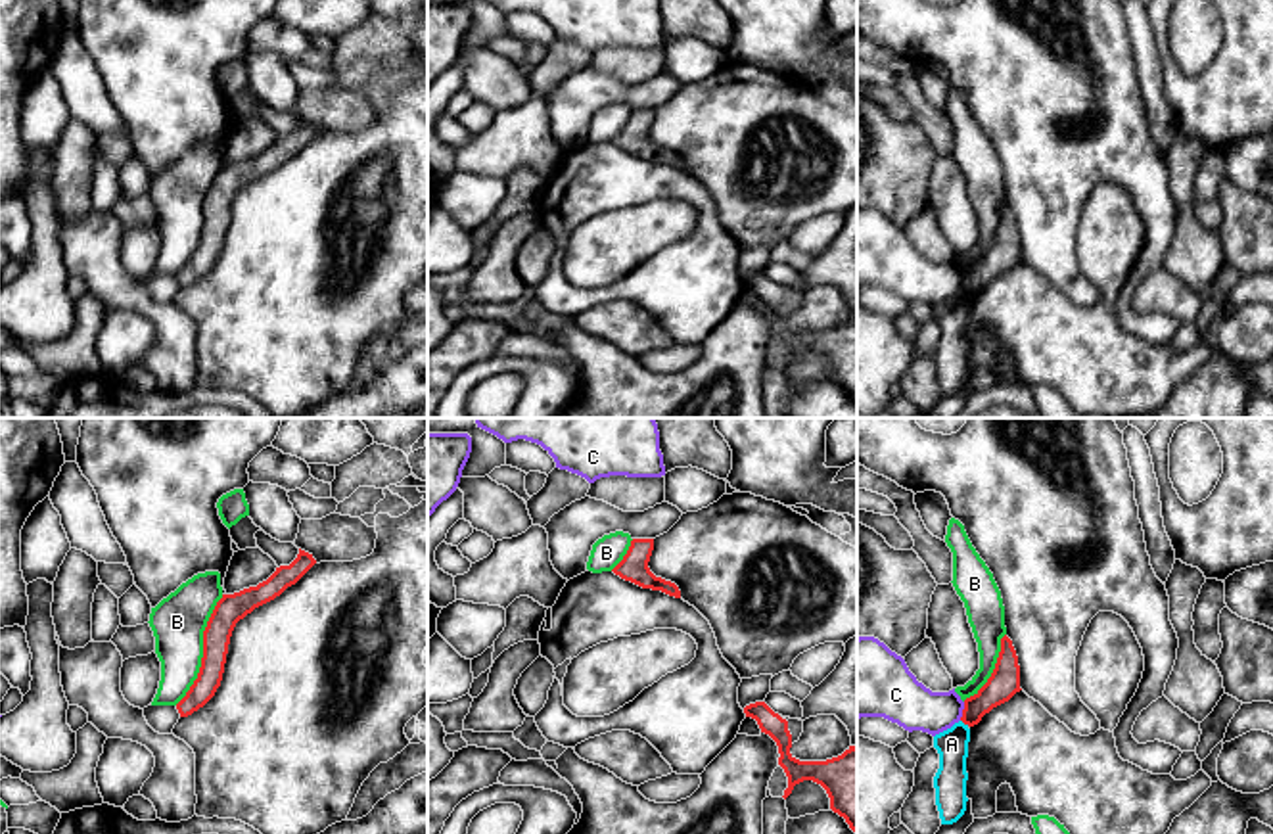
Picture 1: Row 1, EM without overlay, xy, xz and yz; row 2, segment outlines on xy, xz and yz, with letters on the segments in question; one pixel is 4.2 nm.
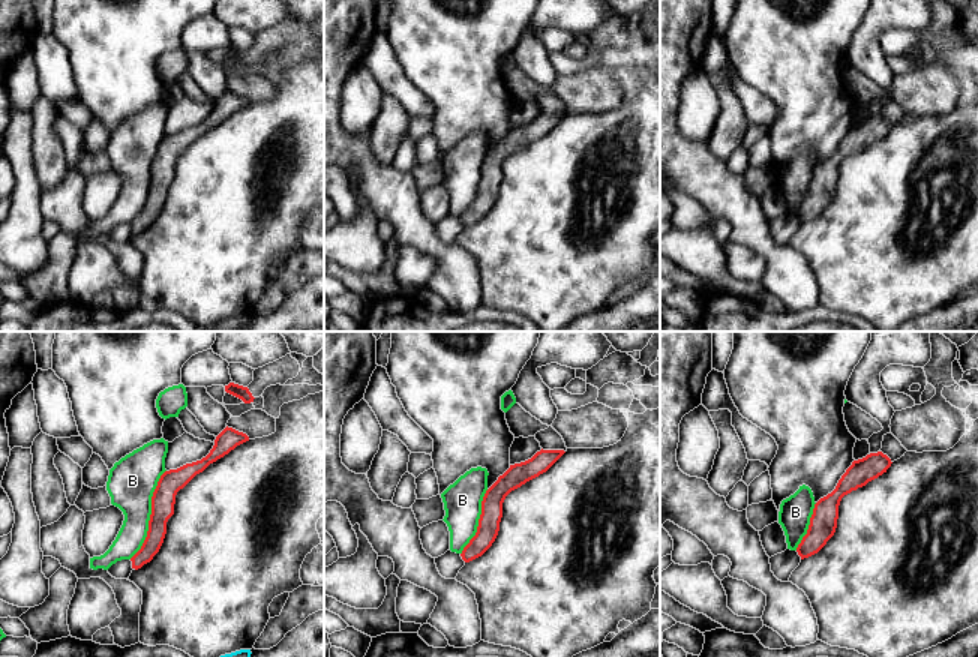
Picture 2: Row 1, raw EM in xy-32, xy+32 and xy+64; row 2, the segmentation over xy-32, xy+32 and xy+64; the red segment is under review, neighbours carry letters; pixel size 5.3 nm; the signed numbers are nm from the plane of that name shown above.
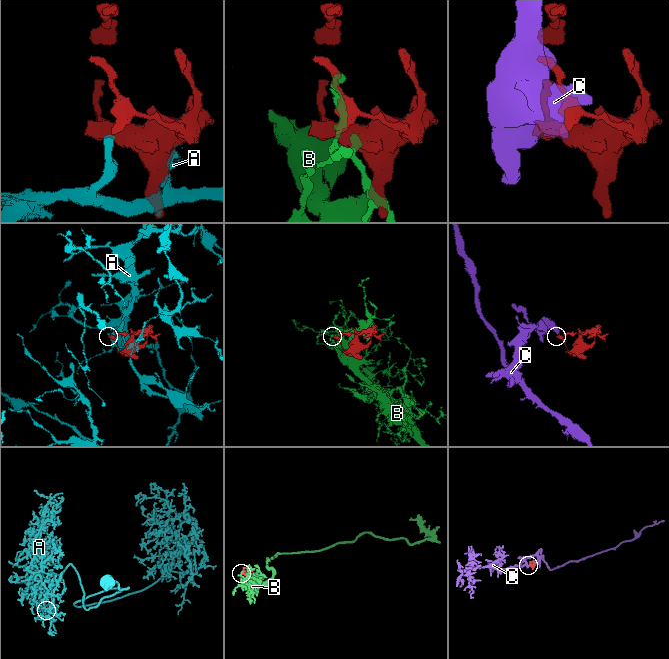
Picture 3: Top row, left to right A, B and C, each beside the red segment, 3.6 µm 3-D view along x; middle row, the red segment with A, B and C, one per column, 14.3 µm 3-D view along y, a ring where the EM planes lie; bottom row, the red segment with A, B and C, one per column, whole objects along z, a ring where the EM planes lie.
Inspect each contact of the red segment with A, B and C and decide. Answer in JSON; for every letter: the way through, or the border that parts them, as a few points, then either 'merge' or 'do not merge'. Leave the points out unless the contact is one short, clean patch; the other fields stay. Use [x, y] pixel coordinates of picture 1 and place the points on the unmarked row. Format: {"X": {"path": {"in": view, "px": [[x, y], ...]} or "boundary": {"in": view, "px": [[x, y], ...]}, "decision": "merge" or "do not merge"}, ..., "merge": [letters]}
{"A": {"boundary": {"in": "yz", "px": [[961, 290], [969, 296]]}, "decision": "do not merge"}, "B": {"decision": "do not merge"}, "C": {"decision": "do not merge"}, "merge": []}

